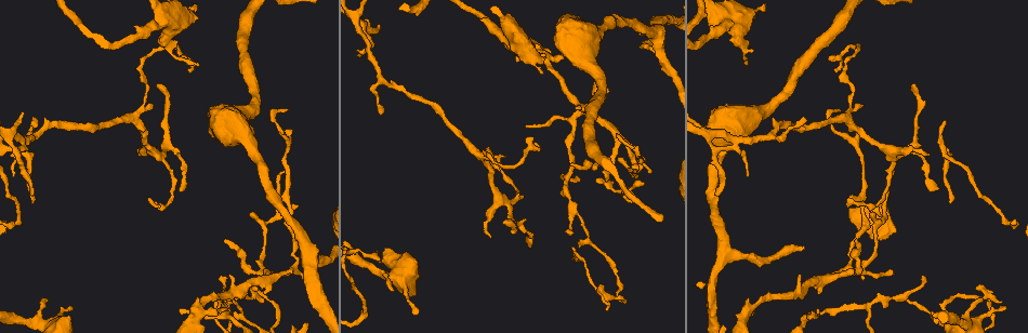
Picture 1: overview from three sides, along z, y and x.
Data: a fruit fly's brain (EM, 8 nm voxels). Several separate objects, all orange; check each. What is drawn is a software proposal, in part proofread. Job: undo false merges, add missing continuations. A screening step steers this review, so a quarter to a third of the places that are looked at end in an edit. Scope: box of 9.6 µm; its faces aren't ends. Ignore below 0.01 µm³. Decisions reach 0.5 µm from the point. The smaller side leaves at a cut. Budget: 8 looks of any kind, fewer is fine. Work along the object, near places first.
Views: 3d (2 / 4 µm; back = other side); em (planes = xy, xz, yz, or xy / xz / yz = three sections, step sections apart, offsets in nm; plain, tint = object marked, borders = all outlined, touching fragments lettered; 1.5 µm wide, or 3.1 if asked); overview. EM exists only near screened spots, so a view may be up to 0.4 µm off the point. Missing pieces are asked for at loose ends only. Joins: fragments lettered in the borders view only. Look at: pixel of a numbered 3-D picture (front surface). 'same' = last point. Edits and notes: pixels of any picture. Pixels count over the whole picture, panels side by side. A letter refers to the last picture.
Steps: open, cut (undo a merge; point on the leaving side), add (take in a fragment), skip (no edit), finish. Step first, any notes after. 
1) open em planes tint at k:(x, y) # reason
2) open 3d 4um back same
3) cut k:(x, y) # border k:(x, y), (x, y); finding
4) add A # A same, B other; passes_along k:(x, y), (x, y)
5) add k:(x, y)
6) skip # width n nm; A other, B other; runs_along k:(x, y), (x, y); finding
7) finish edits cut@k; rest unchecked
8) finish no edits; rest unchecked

open em xz step 4 tint at 1:(145, 29) # sudden change in width

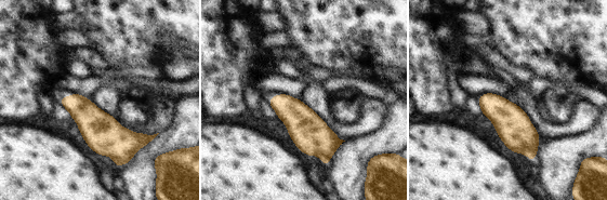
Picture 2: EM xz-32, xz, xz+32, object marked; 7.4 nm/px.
open em planes borders same

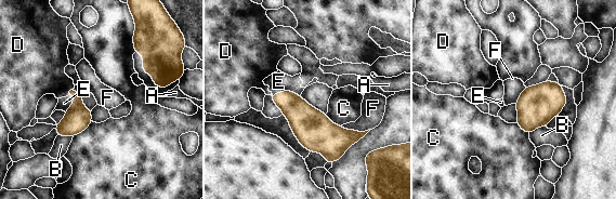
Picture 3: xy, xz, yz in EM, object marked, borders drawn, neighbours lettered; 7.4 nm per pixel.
skip # longest_contact F 220 nm; A other, B other, C other, D other, E other, F other; border 3:(92, 121), (73, 137); all the same cell

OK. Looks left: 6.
open em yz step 8 tint at 1:(231, 275) # an open end

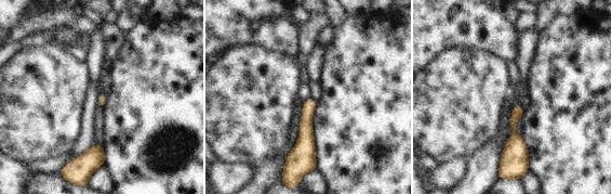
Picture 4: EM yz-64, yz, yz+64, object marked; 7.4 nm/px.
open em planes borders same

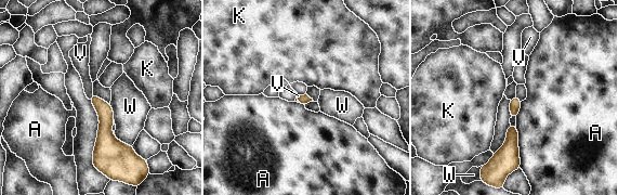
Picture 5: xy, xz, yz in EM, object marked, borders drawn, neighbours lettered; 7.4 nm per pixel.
add V # A other, K other, V same, W other; it goes on there

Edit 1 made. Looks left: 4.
open em yz step 4 tint at 1:(752, 315) # an open end

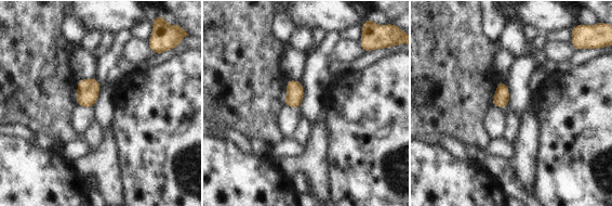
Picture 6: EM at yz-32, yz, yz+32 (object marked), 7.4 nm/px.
open em planes borders same # another direction

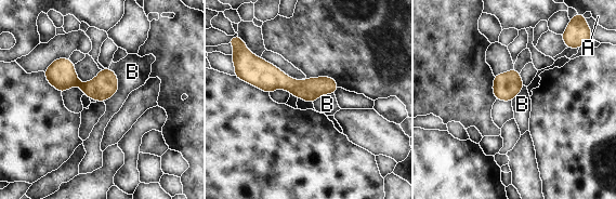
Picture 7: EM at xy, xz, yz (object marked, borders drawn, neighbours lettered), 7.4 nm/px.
skip # width 170 nm; A other, B other; border 7:(109, 67), (118, 90), (104, 102); no lettered fragment goes on from it

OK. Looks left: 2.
finish edits add@5; rest unchecked

